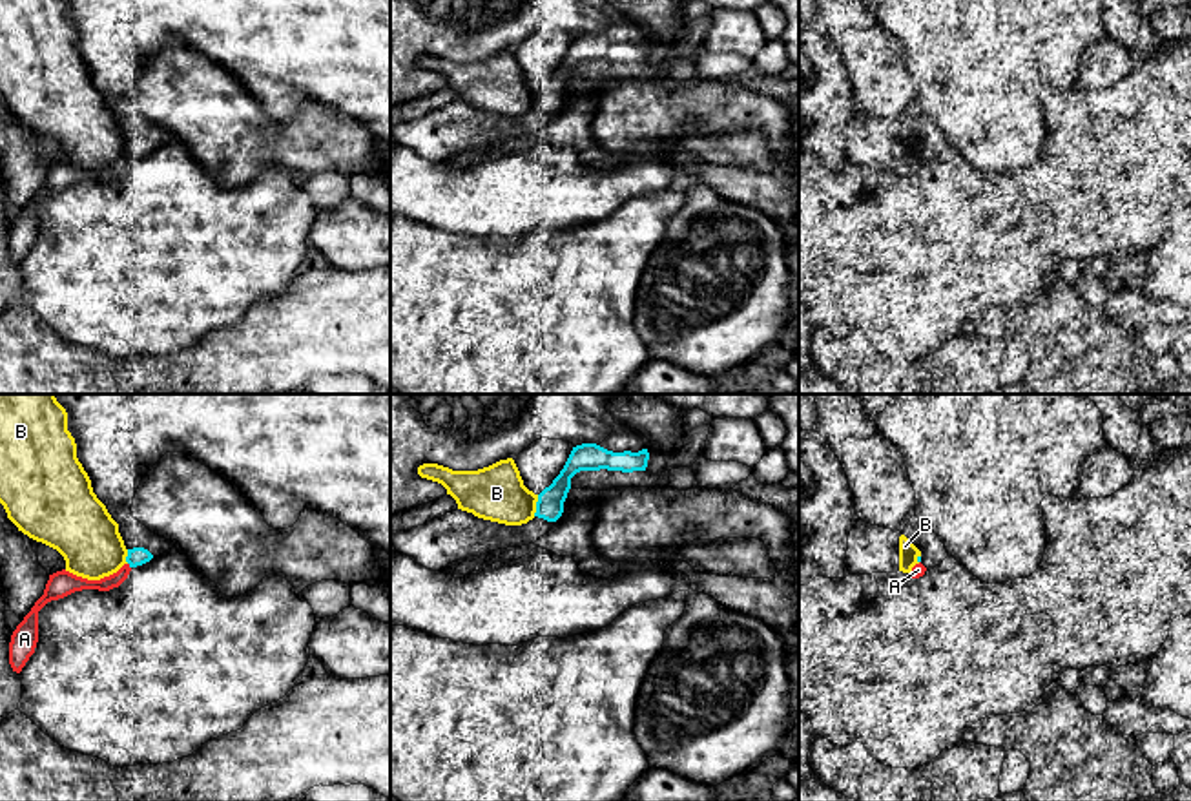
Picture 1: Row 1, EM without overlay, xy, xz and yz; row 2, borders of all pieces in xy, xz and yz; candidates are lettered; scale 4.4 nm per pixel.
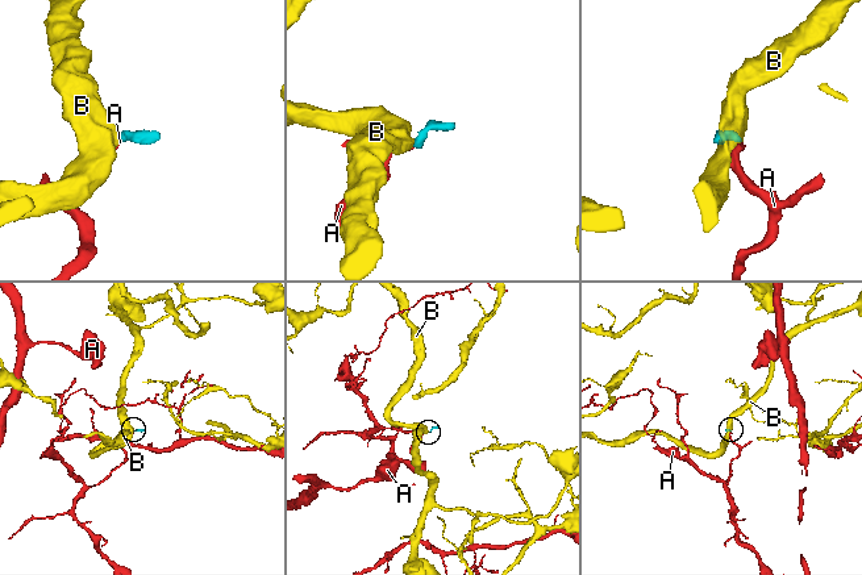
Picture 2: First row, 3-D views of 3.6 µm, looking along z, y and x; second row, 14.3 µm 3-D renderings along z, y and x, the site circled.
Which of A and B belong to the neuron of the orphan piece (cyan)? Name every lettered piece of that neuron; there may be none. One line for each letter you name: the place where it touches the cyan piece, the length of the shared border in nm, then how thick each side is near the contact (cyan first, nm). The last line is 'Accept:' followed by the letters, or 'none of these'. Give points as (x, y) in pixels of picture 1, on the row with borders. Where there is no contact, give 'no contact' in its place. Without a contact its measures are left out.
Accept: none of these

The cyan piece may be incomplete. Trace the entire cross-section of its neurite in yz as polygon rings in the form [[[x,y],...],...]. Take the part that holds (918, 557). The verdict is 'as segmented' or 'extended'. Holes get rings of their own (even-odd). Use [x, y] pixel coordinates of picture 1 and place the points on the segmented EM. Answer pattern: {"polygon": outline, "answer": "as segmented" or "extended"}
{"polygon": [[[917,516],[910,518],[901,535],[905,535],[910,544],[921,551],[917,562],[921,562],[927,569],[939,566],[948,557],[948,551],[939,536]]], "answer": "extended"}

